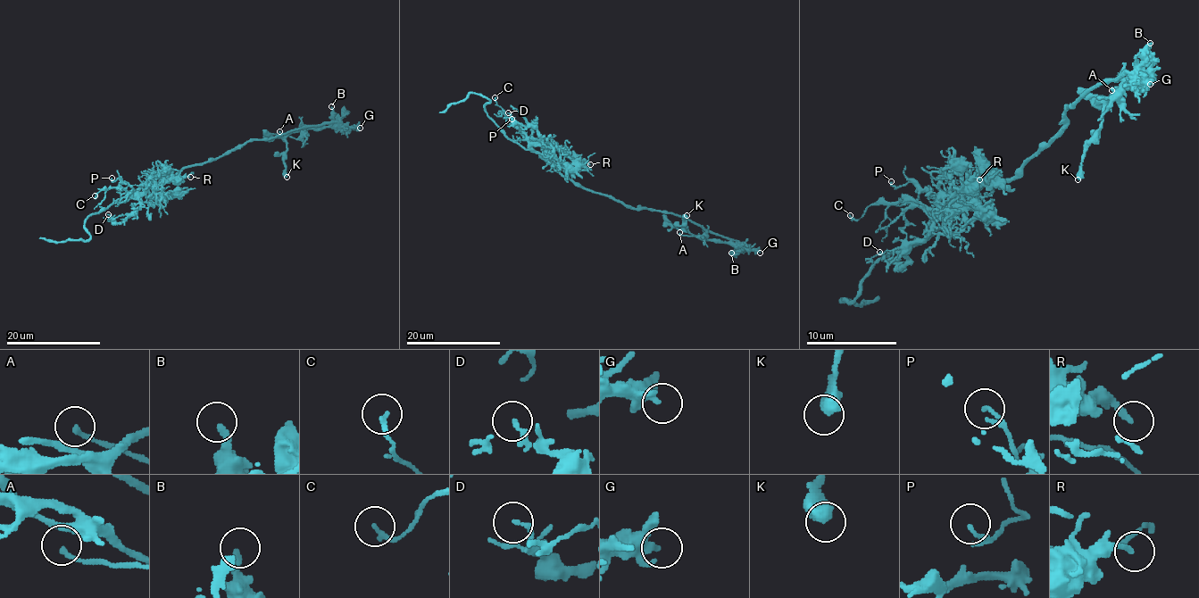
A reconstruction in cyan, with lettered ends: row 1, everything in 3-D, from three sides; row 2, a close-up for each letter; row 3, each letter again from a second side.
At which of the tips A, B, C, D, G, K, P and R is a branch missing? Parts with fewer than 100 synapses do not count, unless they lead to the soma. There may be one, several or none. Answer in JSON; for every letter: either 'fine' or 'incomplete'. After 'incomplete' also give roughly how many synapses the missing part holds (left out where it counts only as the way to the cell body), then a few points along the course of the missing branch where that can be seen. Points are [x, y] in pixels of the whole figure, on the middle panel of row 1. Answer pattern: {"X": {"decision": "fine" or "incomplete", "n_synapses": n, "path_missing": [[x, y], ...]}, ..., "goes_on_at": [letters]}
{"A": {"decision": "fine"}, "B": {"decision": "fine"}, "C": {"decision": "fine"}, "D": {"decision": "fine"}, "G": {"decision": "fine"}, "K": {"decision": "fine"}, "P": {"decision": "fine"}, "R": {"decision": "fine"}, "goes_on_at": []}

